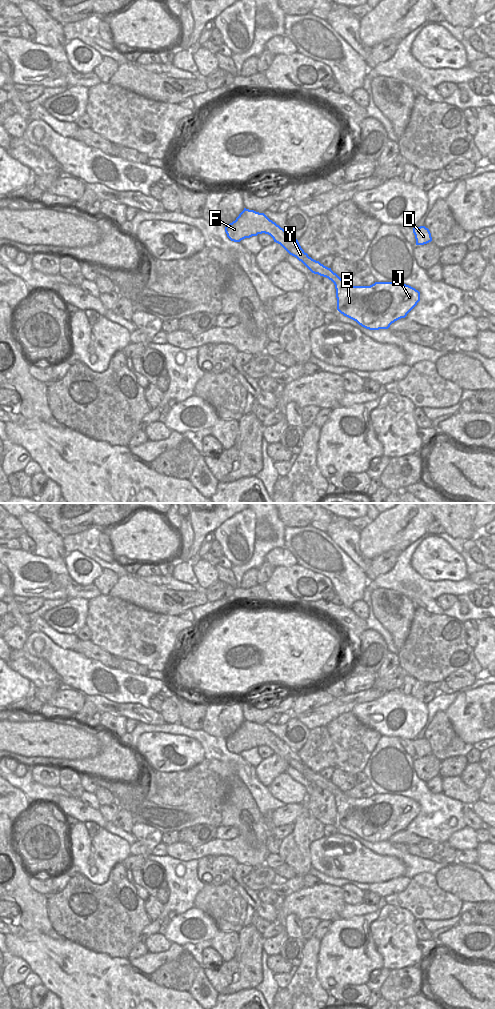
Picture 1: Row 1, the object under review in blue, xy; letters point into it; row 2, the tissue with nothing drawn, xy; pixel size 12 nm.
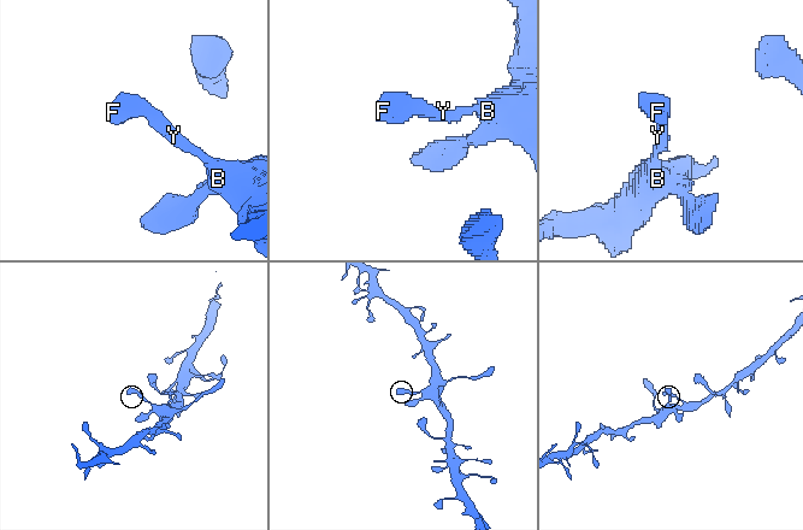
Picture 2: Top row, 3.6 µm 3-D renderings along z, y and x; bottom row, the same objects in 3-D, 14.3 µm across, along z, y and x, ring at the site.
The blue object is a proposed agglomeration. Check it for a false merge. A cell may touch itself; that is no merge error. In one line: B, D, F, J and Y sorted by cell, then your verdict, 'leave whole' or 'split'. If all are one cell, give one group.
B D F J Y | leave whole

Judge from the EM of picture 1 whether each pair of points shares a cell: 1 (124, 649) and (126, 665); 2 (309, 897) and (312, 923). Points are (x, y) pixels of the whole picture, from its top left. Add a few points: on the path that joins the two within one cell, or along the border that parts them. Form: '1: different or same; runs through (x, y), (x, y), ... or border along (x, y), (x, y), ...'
1: different; border along (112, 655), (133, 660), (147, 667)
2: different; border along (320, 920), (314, 917), (306, 917), (301, 921)

